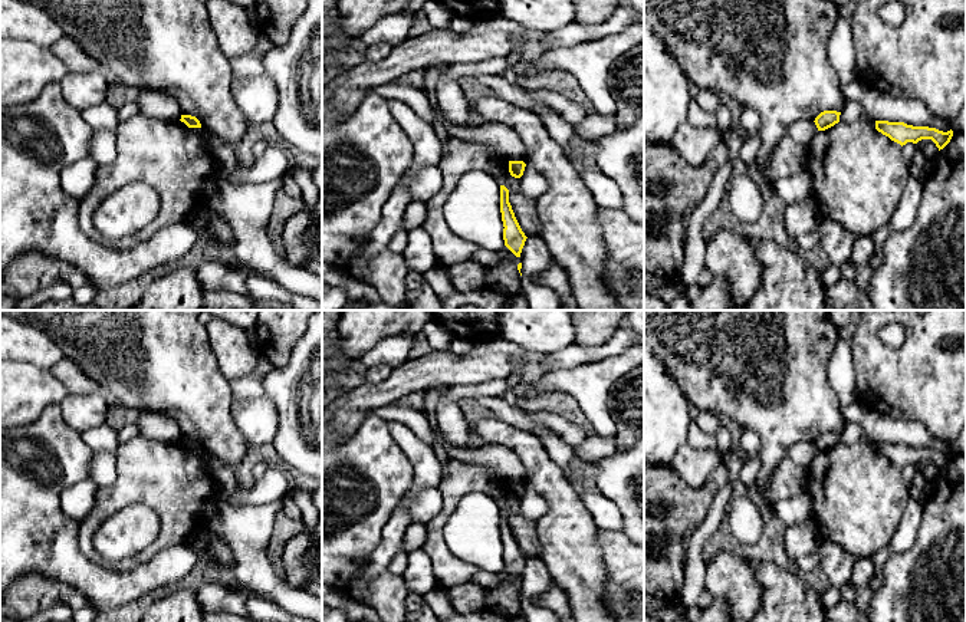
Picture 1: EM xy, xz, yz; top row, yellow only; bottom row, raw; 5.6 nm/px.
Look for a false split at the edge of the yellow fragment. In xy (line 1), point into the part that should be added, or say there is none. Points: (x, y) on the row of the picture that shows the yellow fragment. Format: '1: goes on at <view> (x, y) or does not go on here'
1: does not go on here

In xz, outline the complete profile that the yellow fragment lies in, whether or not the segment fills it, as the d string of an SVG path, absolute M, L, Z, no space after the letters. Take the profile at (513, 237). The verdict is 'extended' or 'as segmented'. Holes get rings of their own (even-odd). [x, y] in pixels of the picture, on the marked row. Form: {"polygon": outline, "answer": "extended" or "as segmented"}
{"polygon": "M500 185L500 213L503 221L503 240L505 246L516 256L520 257L522 249L526 241L526 236L522 231L512 205L509 203L509 190Z", "answer": "as segmented"}

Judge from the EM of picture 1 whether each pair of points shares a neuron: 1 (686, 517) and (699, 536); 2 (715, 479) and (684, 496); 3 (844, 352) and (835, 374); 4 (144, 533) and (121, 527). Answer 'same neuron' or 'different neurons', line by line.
1: different neurons
2: same neuron
3: same neuron
4: same neuron

